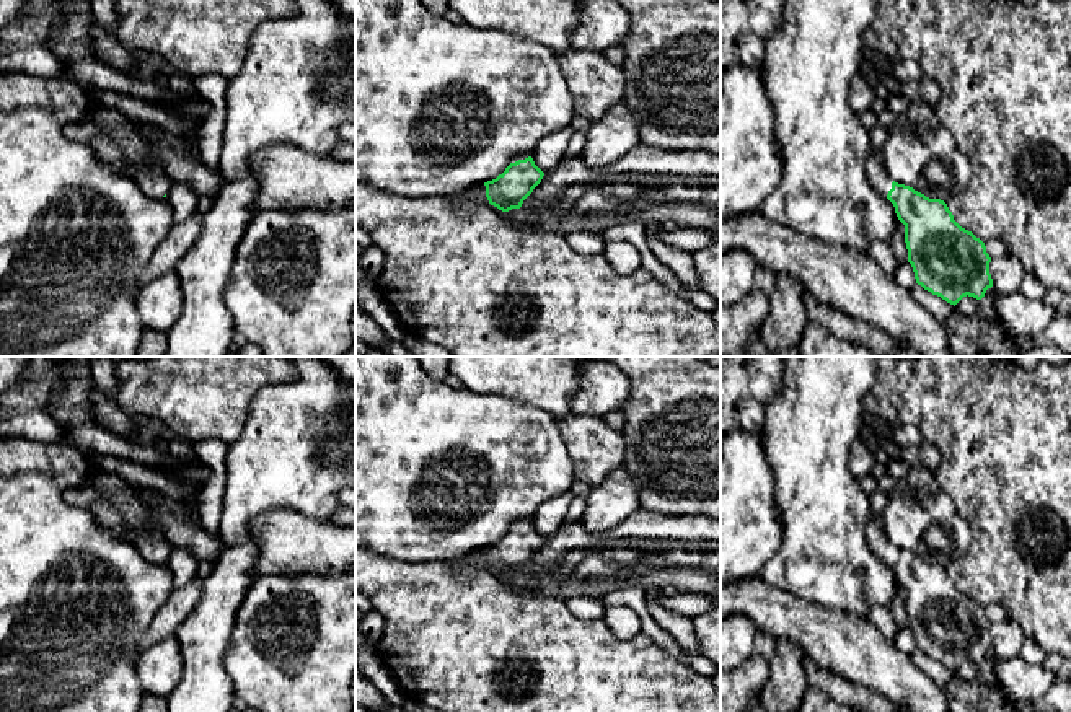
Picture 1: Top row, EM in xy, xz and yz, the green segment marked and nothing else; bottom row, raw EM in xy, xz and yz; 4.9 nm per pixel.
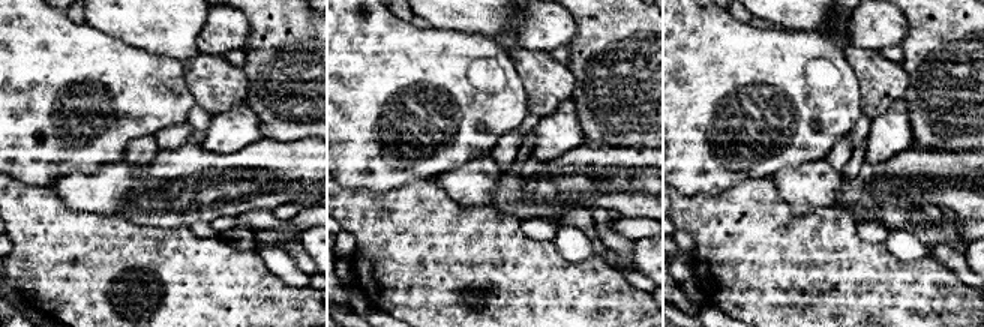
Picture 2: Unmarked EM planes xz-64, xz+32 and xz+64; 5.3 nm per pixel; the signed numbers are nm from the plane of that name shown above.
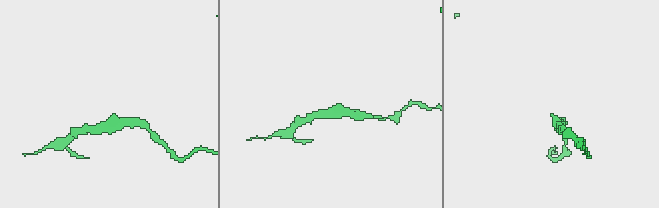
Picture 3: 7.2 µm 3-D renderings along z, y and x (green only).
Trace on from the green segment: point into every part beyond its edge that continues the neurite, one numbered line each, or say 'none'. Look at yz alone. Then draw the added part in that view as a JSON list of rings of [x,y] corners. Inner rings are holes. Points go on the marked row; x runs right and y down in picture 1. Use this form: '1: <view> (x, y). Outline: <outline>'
1: yz (874, 167). Outline: [[[882,152],[869,153],[866,160],[866,174],[872,187],[884,197],[887,197],[888,191],[892,189],[892,179],[884,169]]]

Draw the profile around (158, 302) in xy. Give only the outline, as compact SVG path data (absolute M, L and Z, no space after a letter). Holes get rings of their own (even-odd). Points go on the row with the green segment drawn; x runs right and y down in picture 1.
M174 270L143 285L137 295L142 331L168 332L181 313L181 282Z

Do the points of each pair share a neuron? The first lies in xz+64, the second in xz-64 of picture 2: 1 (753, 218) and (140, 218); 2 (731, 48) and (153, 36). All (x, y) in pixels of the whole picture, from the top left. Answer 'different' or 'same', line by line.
1: different
2: different

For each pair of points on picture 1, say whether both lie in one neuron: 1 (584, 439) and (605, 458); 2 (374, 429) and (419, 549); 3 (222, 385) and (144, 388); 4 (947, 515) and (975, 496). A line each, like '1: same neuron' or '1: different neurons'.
1: same neuron
2: same neuron
3: same neuron
4: different neurons

